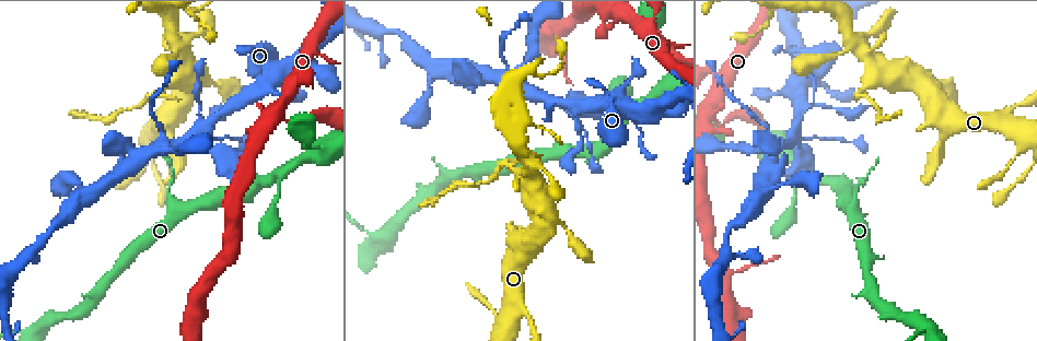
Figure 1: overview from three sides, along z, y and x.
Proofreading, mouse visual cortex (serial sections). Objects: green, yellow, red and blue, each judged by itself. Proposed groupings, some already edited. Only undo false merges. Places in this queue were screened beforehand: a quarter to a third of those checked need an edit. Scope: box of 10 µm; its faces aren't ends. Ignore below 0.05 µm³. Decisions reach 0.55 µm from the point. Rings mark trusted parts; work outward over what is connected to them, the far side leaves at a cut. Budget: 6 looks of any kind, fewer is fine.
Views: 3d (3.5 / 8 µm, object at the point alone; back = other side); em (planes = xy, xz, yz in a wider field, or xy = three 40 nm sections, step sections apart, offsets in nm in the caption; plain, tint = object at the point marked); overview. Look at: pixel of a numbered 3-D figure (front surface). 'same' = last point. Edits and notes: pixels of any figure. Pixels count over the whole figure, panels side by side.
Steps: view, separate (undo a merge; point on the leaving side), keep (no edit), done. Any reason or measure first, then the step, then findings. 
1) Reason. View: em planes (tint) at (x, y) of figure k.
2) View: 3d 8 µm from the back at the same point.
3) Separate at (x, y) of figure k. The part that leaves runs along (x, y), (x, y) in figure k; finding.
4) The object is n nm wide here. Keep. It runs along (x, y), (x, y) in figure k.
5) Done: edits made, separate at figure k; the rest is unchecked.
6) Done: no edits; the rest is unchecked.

Four-way junction. View: 3d 3.5 µm at (202, 130) of figure 1.

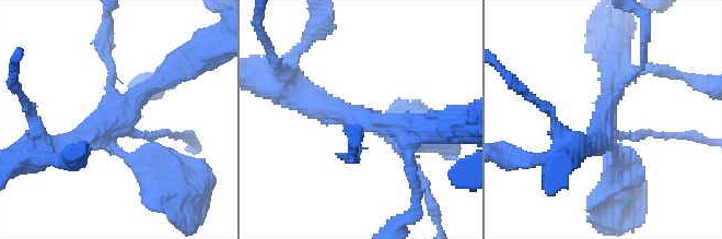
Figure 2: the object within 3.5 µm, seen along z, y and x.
Now the EM. View: em planes (tint) at (113, 114) of figure 2.

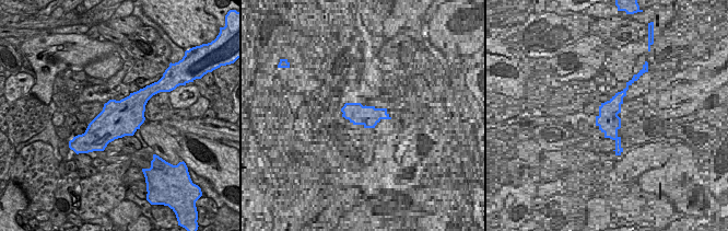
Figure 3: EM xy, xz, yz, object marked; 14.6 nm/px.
Keep. One cell here.

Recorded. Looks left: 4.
View: 3d 3.5 µm at (503, 162) of figure 1.

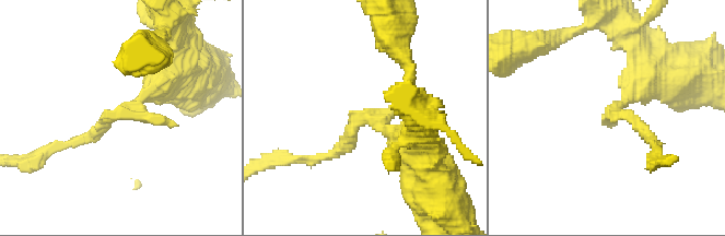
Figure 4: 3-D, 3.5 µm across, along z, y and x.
Separate at (634, 121) of figure 4. The part that leaves runs along (619, 106), (656, 143) in figure 4; two cells meet here.

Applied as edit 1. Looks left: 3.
Done: edits made, separate at figure 4; the rest is unchecked.

